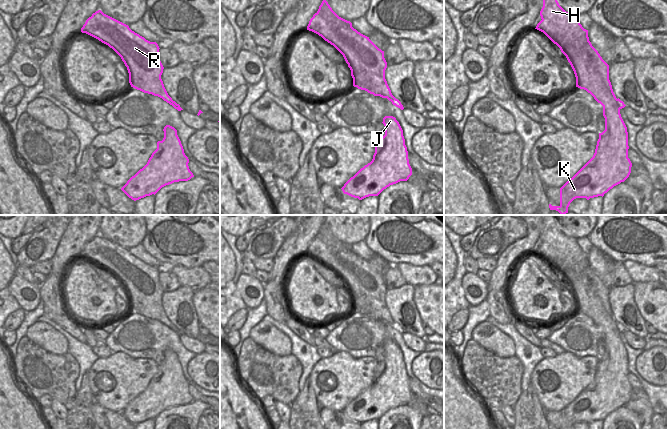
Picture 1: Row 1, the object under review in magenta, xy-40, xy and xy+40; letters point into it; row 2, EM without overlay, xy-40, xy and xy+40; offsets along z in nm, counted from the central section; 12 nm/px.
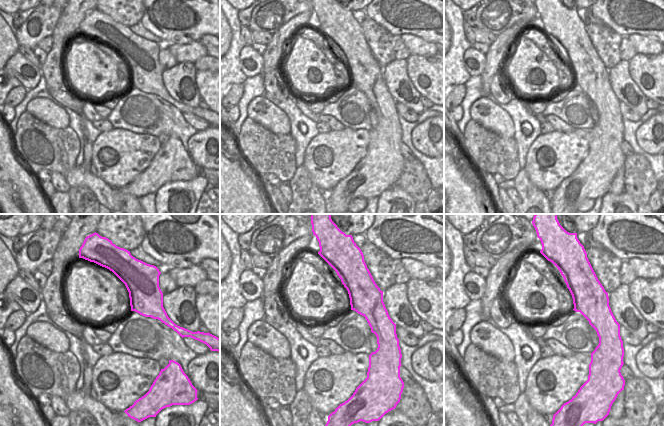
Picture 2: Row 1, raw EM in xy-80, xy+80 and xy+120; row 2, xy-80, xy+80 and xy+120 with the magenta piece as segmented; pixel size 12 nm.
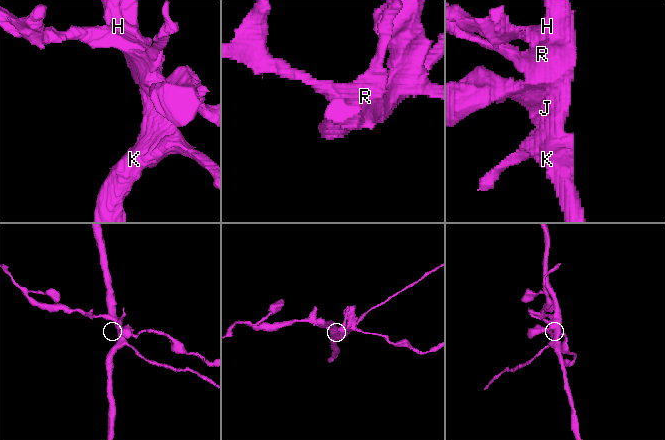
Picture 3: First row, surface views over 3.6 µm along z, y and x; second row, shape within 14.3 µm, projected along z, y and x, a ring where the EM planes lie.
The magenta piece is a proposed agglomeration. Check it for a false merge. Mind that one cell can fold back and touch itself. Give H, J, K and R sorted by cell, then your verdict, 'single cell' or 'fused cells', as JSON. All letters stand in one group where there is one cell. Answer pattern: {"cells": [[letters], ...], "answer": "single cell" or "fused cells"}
{"cells": [["H", "J", "K"], ["R"]], "answer": "fused cells"}

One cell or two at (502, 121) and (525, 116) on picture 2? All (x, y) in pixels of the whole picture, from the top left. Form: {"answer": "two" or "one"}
{"answer": "two"}

